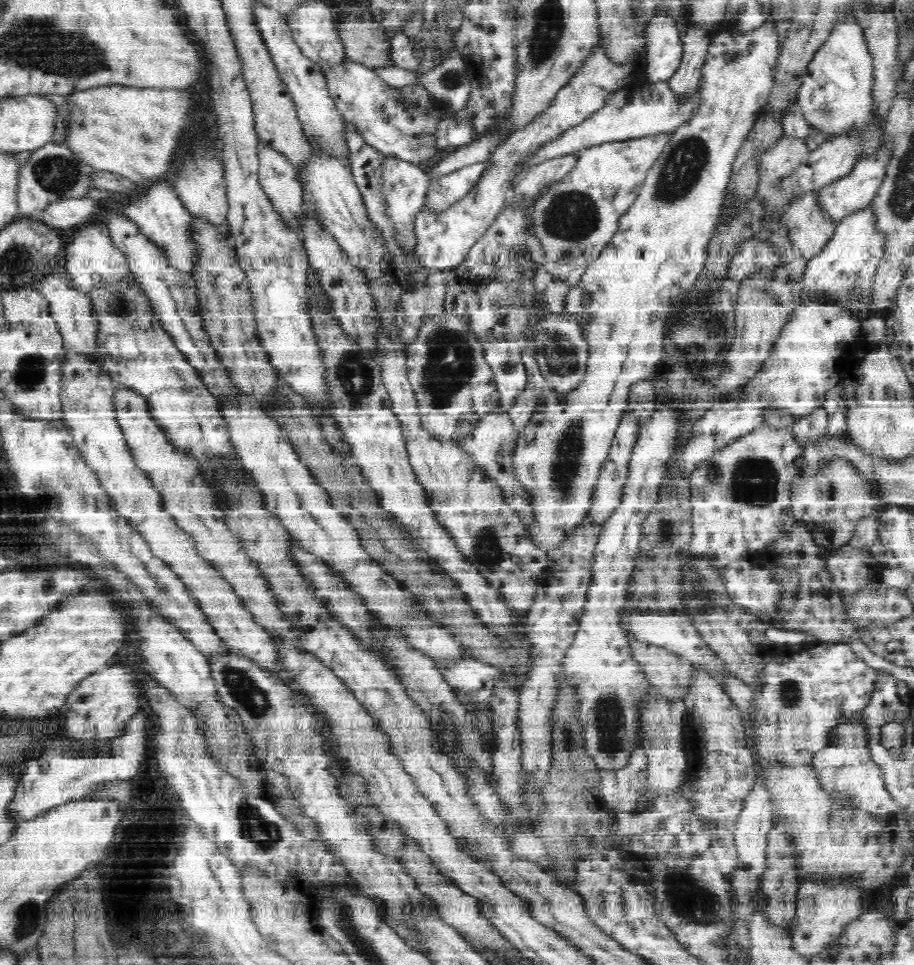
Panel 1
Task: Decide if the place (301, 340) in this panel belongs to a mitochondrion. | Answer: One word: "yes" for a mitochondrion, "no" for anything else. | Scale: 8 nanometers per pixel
no

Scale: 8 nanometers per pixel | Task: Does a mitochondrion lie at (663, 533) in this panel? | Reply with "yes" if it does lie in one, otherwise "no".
yes

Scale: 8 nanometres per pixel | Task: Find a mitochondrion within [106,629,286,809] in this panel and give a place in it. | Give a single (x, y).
(239, 683)

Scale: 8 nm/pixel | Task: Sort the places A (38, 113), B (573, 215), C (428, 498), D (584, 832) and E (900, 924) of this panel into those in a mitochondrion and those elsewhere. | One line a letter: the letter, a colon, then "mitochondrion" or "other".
A: other
B: mitochondrion
C: other
D: mitochondrion
E: other

